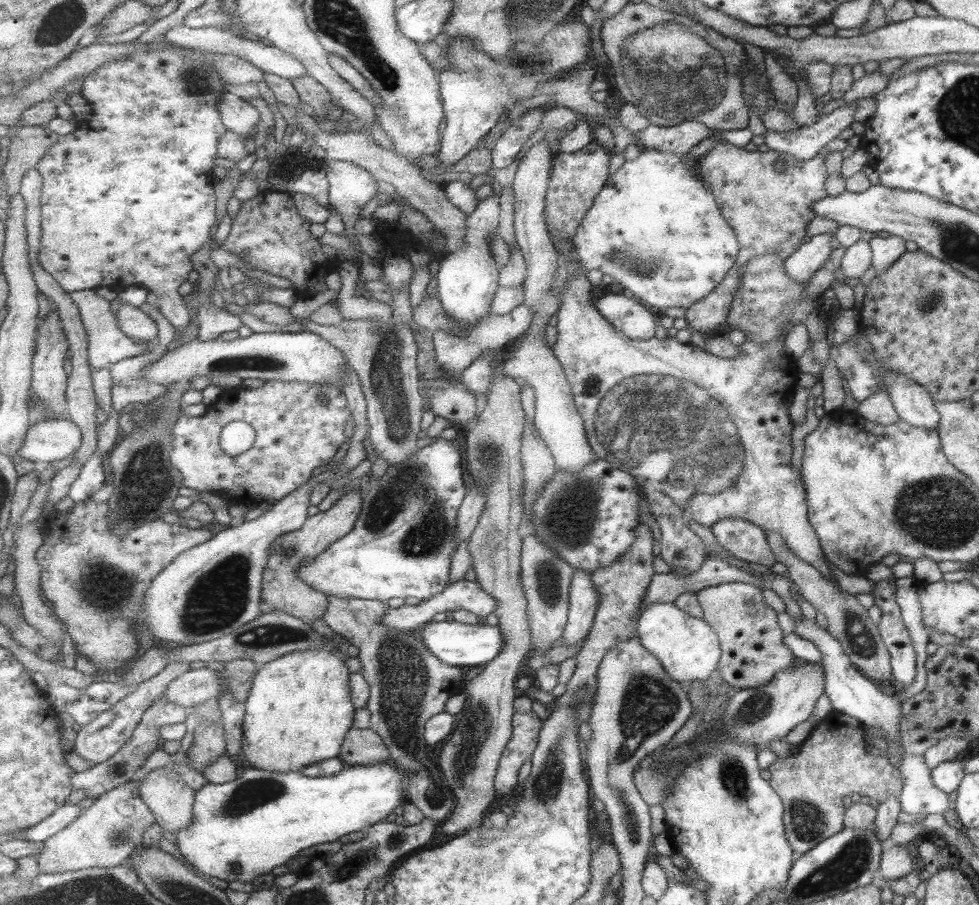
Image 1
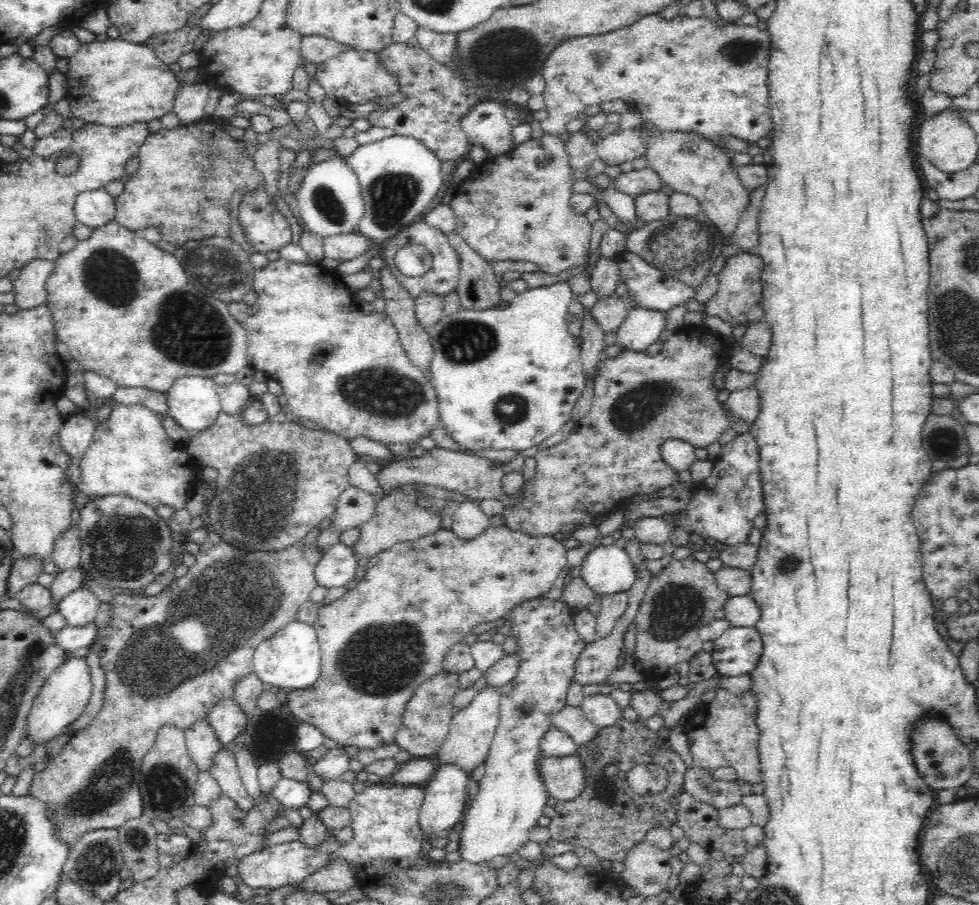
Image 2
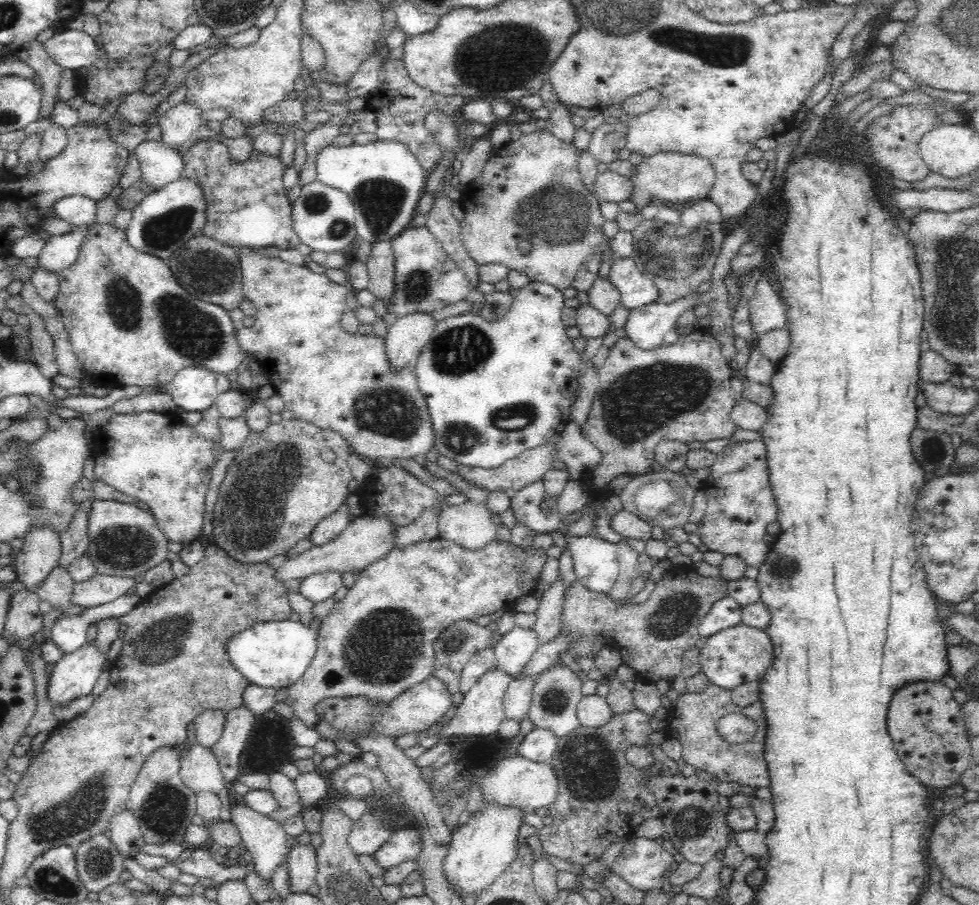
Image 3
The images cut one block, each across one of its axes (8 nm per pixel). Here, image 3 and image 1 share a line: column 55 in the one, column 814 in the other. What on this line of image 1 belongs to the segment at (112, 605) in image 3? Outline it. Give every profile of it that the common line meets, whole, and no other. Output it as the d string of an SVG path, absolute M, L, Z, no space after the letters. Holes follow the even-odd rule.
M904 576L903 578L895 579L895 586L897 587L895 595L901 610L902 622L904 622L906 630L910 632L910 638L912 638L912 644L914 644L916 651L916 676L914 682L904 690L904 695L900 695L900 692L894 695L886 695L876 681L868 678L852 664L850 657L844 652L841 642L836 640L826 628L820 626L816 621L808 620L806 616L802 616L802 618L794 616L793 619L795 623L794 633L810 641L814 641L816 647L822 651L820 664L825 674L824 693L831 700L833 711L844 712L848 716L854 716L854 718L864 724L865 728L876 727L876 730L880 730L888 740L892 740L892 742L898 744L898 747L900 747L902 763L900 763L899 770L902 772L902 776L904 776L904 788L899 798L900 812L907 812L911 817L921 819L928 814L944 815L944 812L950 808L953 795L938 789L934 785L932 775L930 775L930 767L924 763L924 755L906 755L905 750L903 750L902 741L900 741L902 708L900 704L902 704L902 698L908 701L912 696L923 691L927 683L925 661L927 659L926 646L930 642L930 636L922 618L922 604L920 604L917 594L917 583L918 580L915 576Z

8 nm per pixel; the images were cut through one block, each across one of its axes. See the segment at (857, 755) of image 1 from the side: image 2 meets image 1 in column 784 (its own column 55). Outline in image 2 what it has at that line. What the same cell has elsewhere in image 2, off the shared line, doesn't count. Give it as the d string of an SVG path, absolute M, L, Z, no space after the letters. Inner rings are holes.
M207 532L207 539L199 546L199 551L195 554L195 564L189 568L186 576L175 578L172 583L164 588L155 596L144 596L136 594L118 594L111 600L112 617L107 627L97 632L98 643L103 645L103 651L97 652L98 663L100 663L105 673L105 690L103 694L103 705L94 720L83 729L78 729L69 742L62 748L62 752L51 758L46 768L40 772L35 772L30 782L29 795L46 803L51 808L51 822L57 826L57 837L68 845L73 845L85 832L96 831L99 828L118 828L126 820L140 817L143 814L142 797L140 792L140 774L141 762L145 754L152 748L156 734L162 726L169 724L182 731L188 730L192 724L203 720L210 713L214 704L218 700L233 698L234 688L239 679L253 672L253 654L255 648L266 639L276 634L276 631L285 627L289 622L296 620L298 610L304 602L310 600L309 594L318 583L314 577L314 568L318 566L320 558L324 554L317 544L312 543L309 546L303 545L302 540L296 544L290 545L284 550L240 550L230 546L225 540L222 540L217 532Z

